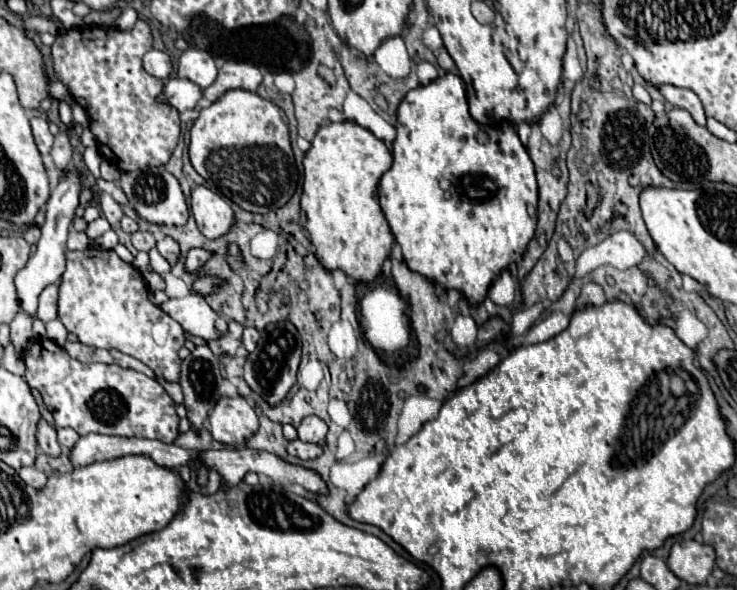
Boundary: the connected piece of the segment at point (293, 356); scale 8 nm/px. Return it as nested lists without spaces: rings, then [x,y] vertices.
[[[276,322],[268,324],[262,332],[262,338],[258,340],[258,346],[252,354],[248,354],[244,364],[244,380],[250,386],[254,394],[258,394],[264,402],[270,404],[270,408],[282,404],[286,394],[296,382],[296,370],[300,364],[300,352],[302,352],[302,338],[292,322]]]

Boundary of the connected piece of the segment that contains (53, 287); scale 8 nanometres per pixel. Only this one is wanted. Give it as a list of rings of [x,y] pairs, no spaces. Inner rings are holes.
[[[58,282],[50,284],[38,296],[38,318],[42,322],[50,322],[58,316]]]

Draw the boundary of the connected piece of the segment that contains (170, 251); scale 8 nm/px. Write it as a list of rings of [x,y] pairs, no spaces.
[[[168,236],[166,240],[160,240],[160,242],[156,244],[156,248],[158,248],[158,252],[170,262],[170,266],[176,266],[176,262],[178,262],[178,258],[180,258],[180,246],[178,246],[178,242],[174,242],[174,240]]]

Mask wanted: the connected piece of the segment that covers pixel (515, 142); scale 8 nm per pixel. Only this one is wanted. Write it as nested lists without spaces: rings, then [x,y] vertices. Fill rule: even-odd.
[[[440,74],[440,78],[436,78],[432,84],[428,86],[418,86],[416,90],[410,90],[406,94],[406,98],[402,100],[400,108],[398,108],[398,126],[396,126],[396,142],[394,142],[394,148],[392,148],[392,156],[394,156],[394,164],[392,168],[382,176],[380,180],[380,188],[378,188],[378,194],[380,194],[380,206],[382,206],[382,212],[390,224],[390,230],[396,238],[396,242],[400,244],[402,248],[402,254],[404,254],[404,262],[406,266],[412,270],[412,272],[418,272],[422,274],[426,280],[442,286],[442,288],[448,288],[448,290],[460,290],[466,300],[470,302],[470,306],[476,306],[480,304],[486,296],[488,296],[488,290],[490,286],[494,284],[494,280],[512,264],[512,262],[518,262],[524,254],[526,254],[526,248],[528,248],[528,242],[534,238],[534,230],[536,230],[536,208],[538,208],[538,186],[536,186],[536,176],[534,176],[534,164],[526,152],[526,148],[522,146],[516,130],[508,124],[508,122],[502,122],[498,128],[494,126],[482,126],[478,122],[474,122],[474,118],[470,116],[468,112],[468,102],[466,102],[466,90],[464,90],[464,82],[462,78],[458,78],[456,74]],[[442,180],[448,180],[450,186],[448,190],[442,190],[440,188],[440,182]]]

